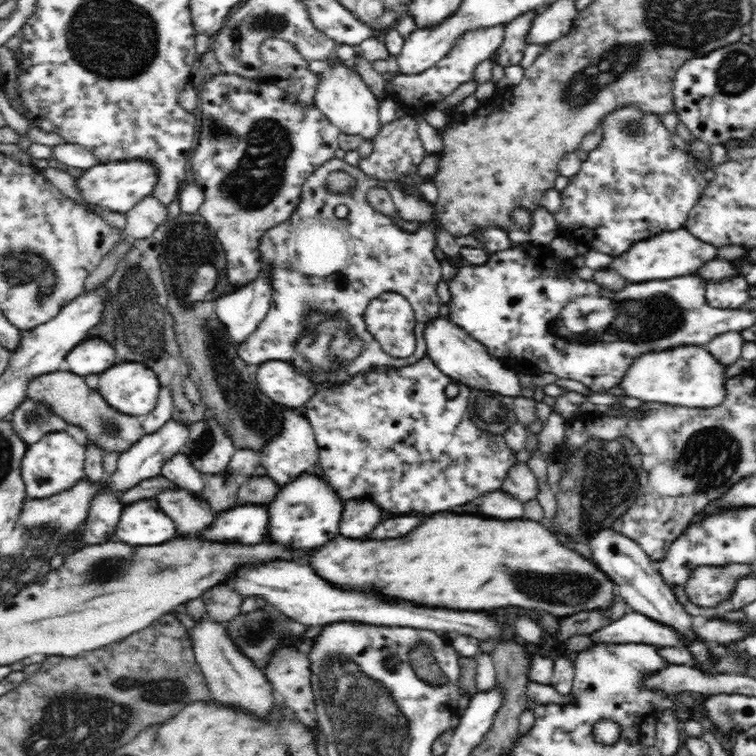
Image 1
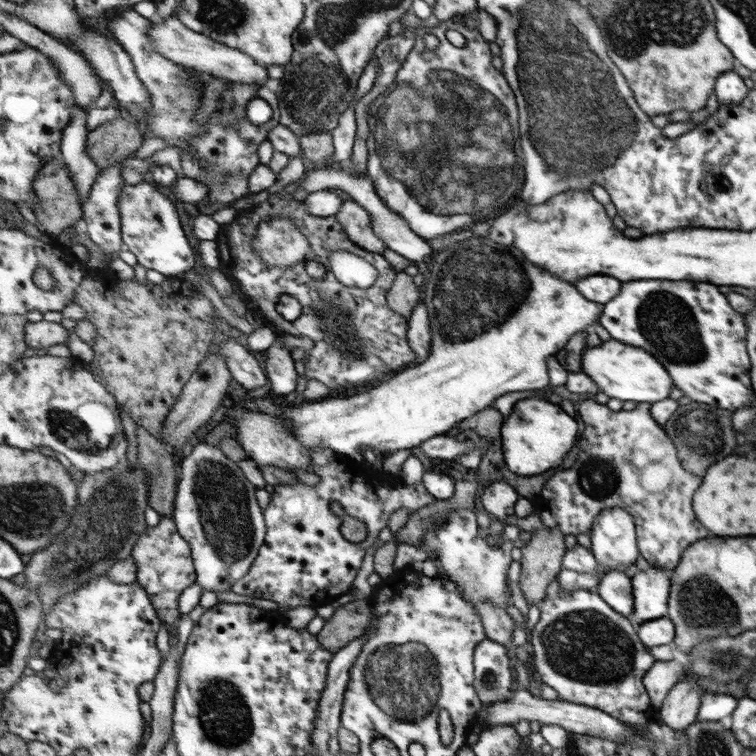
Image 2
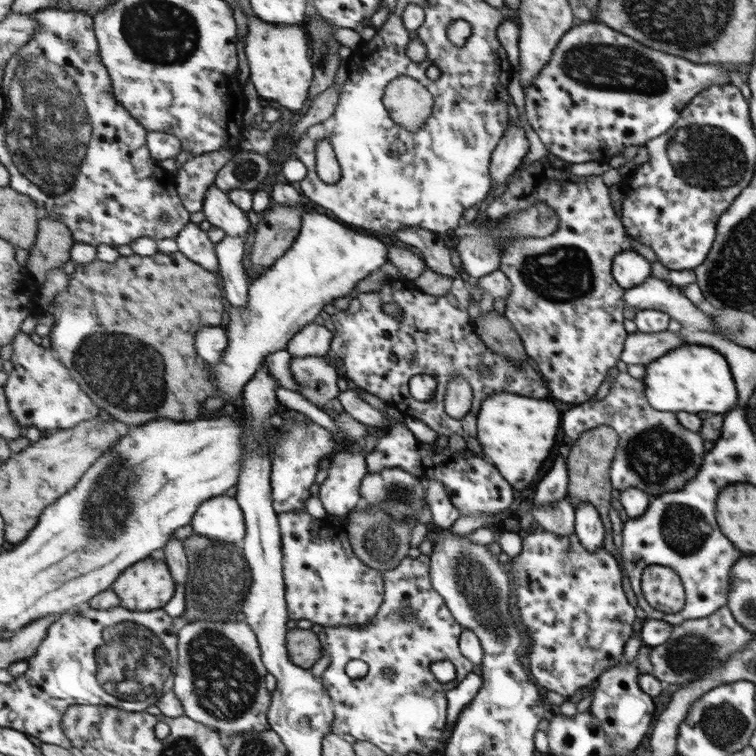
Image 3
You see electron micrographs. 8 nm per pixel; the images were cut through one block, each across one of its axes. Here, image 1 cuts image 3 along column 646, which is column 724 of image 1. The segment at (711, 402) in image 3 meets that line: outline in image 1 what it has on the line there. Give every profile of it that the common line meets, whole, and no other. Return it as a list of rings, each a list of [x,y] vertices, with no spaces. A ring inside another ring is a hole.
[[[680,345],[636,356],[626,370],[626,376],[622,376],[624,380],[618,383],[626,390],[626,396],[639,398],[644,403],[712,408],[722,404],[723,397],[726,396],[726,367],[708,352],[706,346]]]

